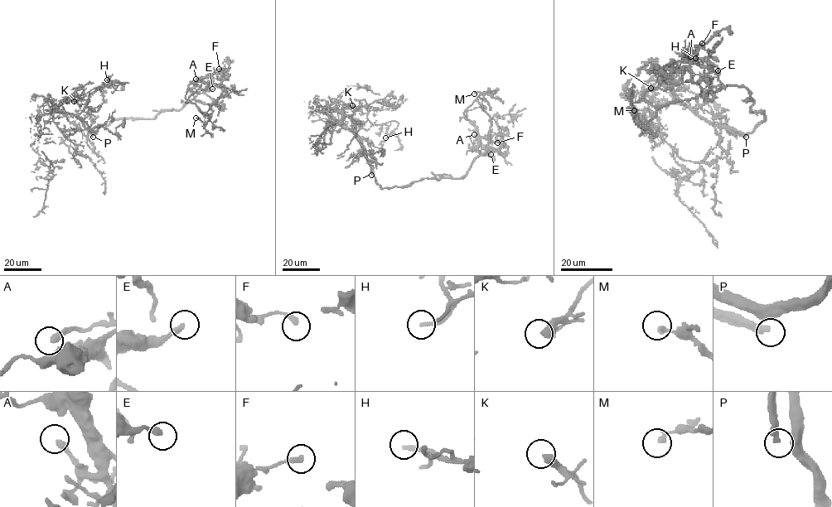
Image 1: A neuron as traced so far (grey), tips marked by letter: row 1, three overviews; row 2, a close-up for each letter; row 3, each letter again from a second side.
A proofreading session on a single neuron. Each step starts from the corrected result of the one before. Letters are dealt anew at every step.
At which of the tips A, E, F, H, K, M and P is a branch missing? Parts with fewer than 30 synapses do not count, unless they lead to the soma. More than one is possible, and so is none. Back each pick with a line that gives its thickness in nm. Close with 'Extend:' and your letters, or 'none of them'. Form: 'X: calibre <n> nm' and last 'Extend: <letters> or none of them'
H: calibre 200 nm
K: calibre 420 nm
P: calibre 240 nm
Extend: H, K, P

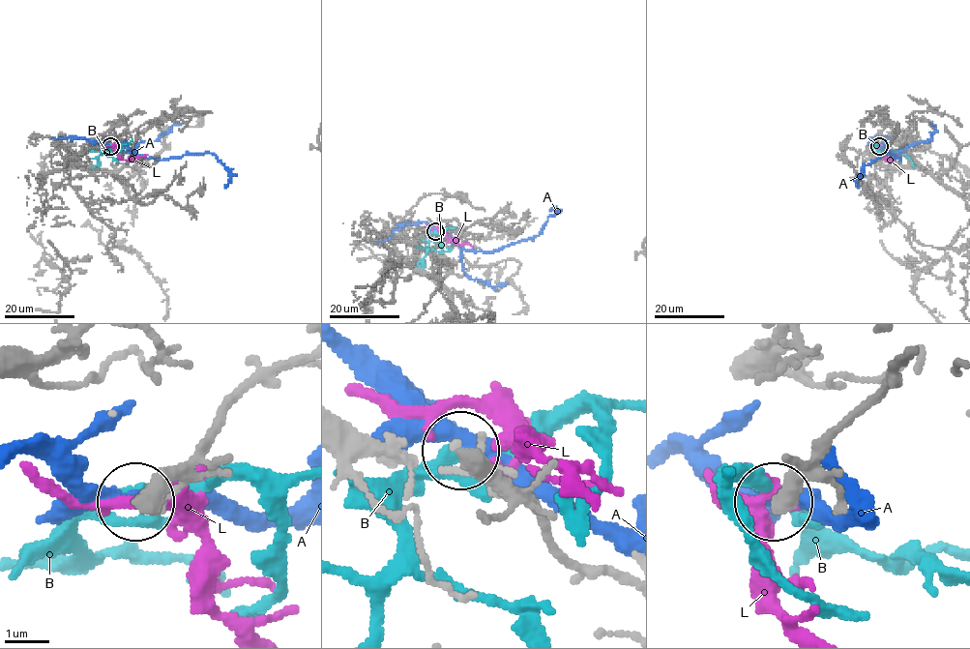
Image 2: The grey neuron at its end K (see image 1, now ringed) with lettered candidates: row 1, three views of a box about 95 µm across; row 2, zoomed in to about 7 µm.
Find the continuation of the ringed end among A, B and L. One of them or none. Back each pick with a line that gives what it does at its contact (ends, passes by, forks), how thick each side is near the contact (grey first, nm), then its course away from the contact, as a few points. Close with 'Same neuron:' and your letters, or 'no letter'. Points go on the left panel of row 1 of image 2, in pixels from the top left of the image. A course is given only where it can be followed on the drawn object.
Same neuron: no letter

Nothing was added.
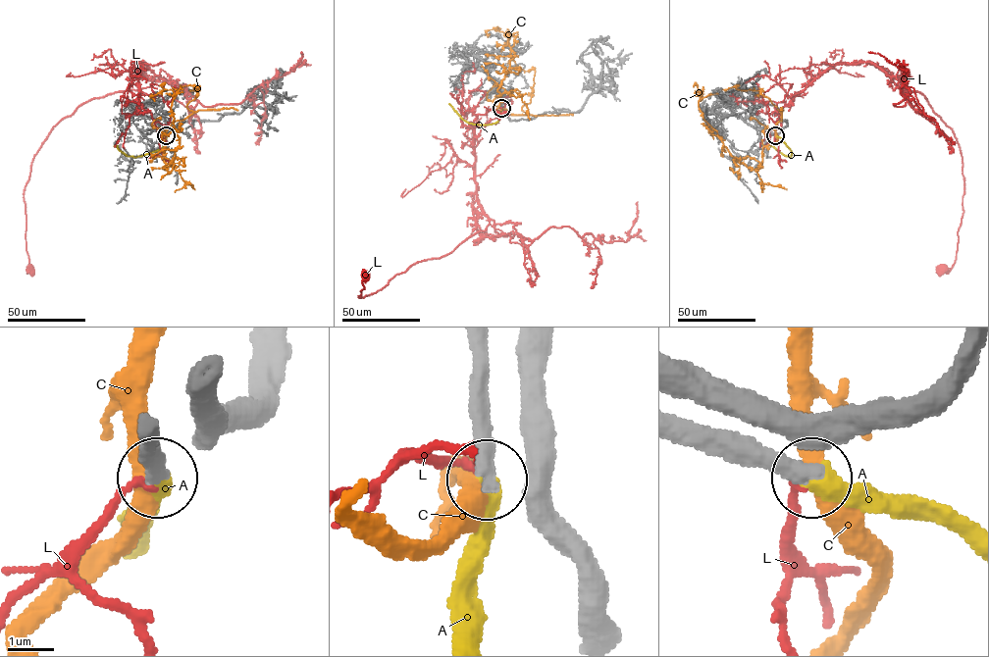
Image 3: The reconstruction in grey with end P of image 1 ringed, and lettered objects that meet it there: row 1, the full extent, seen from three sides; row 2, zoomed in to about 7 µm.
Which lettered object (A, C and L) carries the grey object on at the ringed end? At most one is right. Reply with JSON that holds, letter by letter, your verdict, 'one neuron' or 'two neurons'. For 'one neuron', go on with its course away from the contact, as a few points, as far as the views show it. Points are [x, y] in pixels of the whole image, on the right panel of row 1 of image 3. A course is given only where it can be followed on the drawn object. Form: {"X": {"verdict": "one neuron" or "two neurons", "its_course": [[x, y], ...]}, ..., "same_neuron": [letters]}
{"A": {"verdict": "one neuron", "its_course": [[775, 135], [789, 147], [791, 155], [786, 156], [769, 146]]}, "C": {"verdict": "two neurons"}, "L": {"verdict": "two neurons"}, "same_neuron": ["A"]}

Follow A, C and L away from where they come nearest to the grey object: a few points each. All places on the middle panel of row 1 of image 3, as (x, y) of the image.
A: (501, 109), (496, 122), (476, 125), (463, 120), (448, 103)
C: (501, 108), (496, 109), (500, 93), (497, 90), (514, 54), (508, 32), (493, 28), (489, 33)
L: (501, 108), (474, 121), (477, 200), (489, 220), (487, 228), (360, 298), (366, 276)

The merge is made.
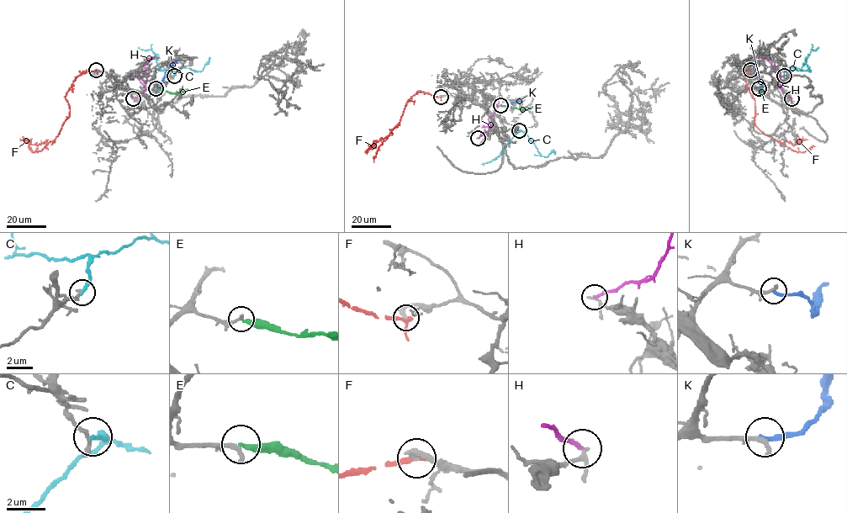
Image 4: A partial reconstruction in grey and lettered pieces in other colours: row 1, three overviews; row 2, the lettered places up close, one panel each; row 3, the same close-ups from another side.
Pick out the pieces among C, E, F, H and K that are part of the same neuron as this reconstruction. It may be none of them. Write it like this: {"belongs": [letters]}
{"belongs": []}

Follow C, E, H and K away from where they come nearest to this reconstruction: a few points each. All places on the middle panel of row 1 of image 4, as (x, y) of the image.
C: (519, 130), (500, 155), (482, 164)
E: (501, 105), (523, 109), (532, 107)
H: (478, 138), (492, 125), (488, 118), (494, 114), (498, 101)
K: (500, 105), (506, 108), (510, 103), (521, 99)

